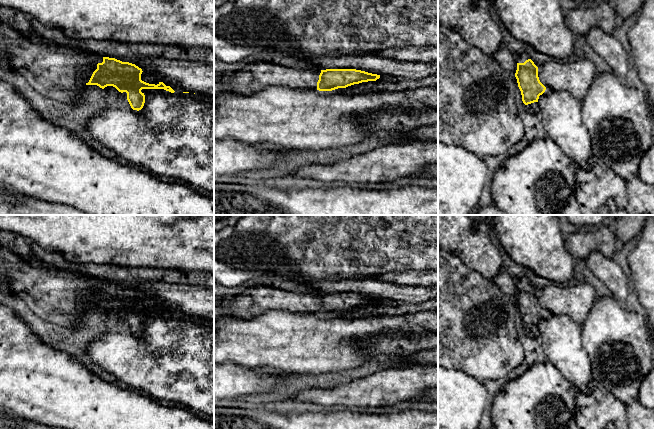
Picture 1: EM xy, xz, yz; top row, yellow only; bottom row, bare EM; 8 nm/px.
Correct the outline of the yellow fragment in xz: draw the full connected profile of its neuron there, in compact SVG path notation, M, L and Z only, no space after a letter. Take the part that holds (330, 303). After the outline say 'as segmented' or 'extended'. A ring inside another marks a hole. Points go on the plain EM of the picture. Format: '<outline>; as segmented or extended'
M255 285L243 294L214 303L214 319L222 316L252 319L271 311L332 315L379 302L380 299L356 293L314 295Z; extended

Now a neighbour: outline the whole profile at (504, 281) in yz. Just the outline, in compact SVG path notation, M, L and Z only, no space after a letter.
M500 269L497 276L493 279L497 286L508 296L516 297L517 286L513 278L504 269Z

